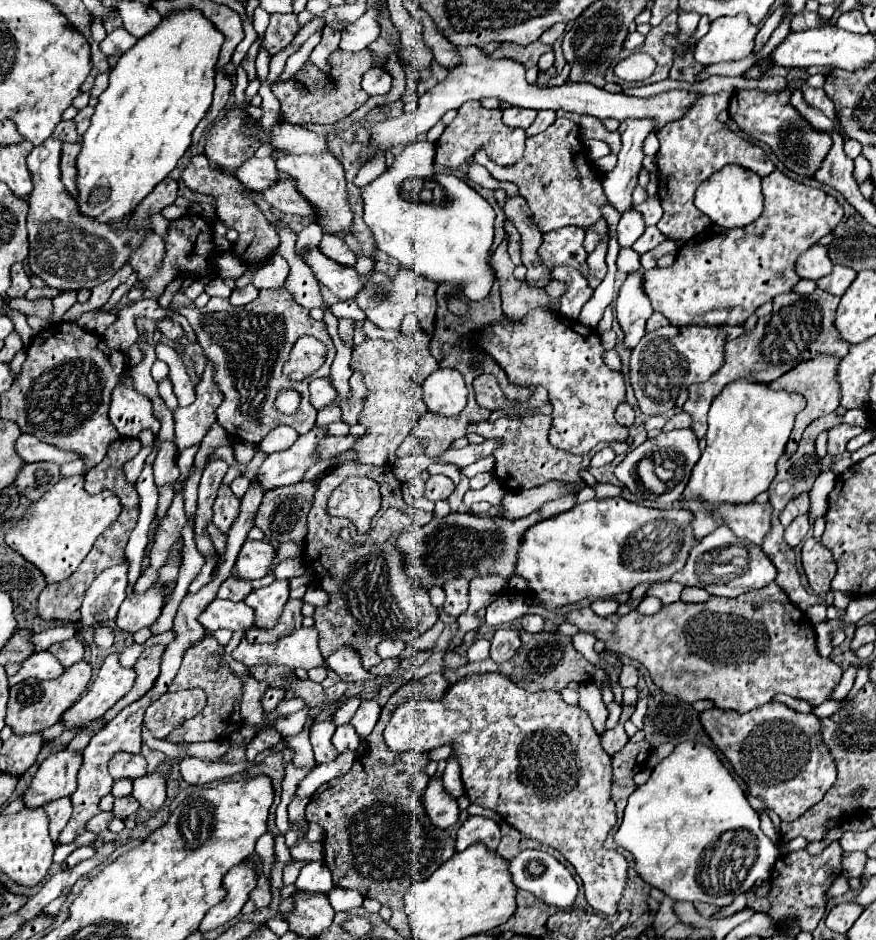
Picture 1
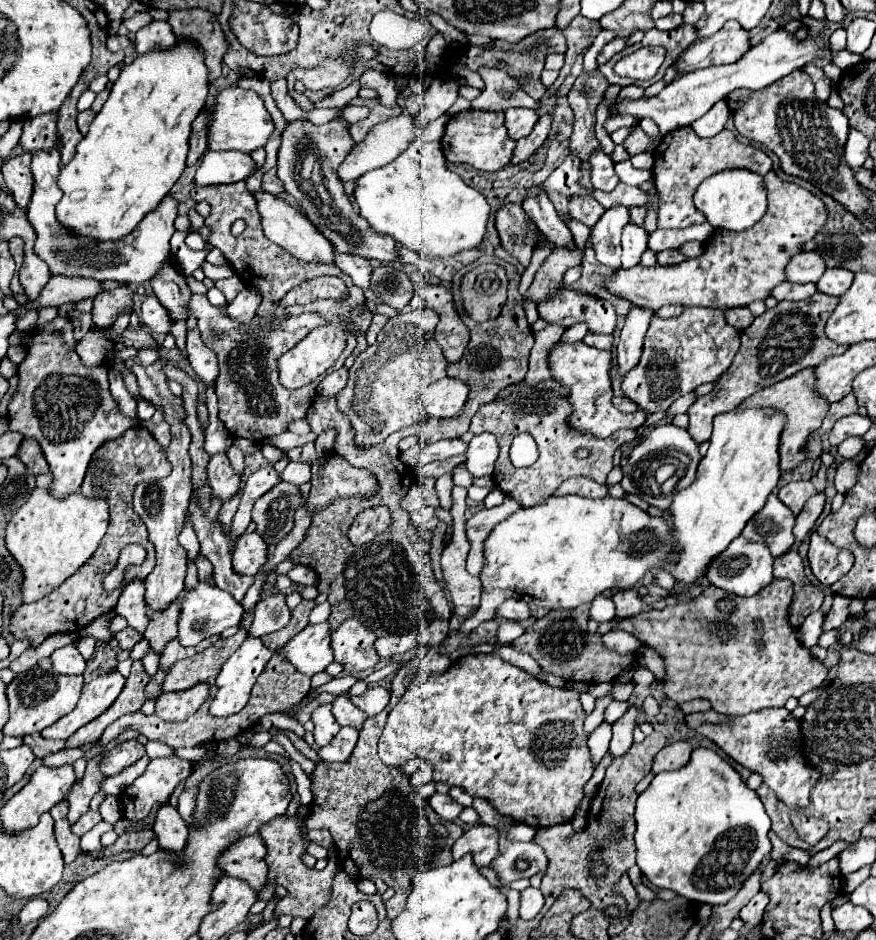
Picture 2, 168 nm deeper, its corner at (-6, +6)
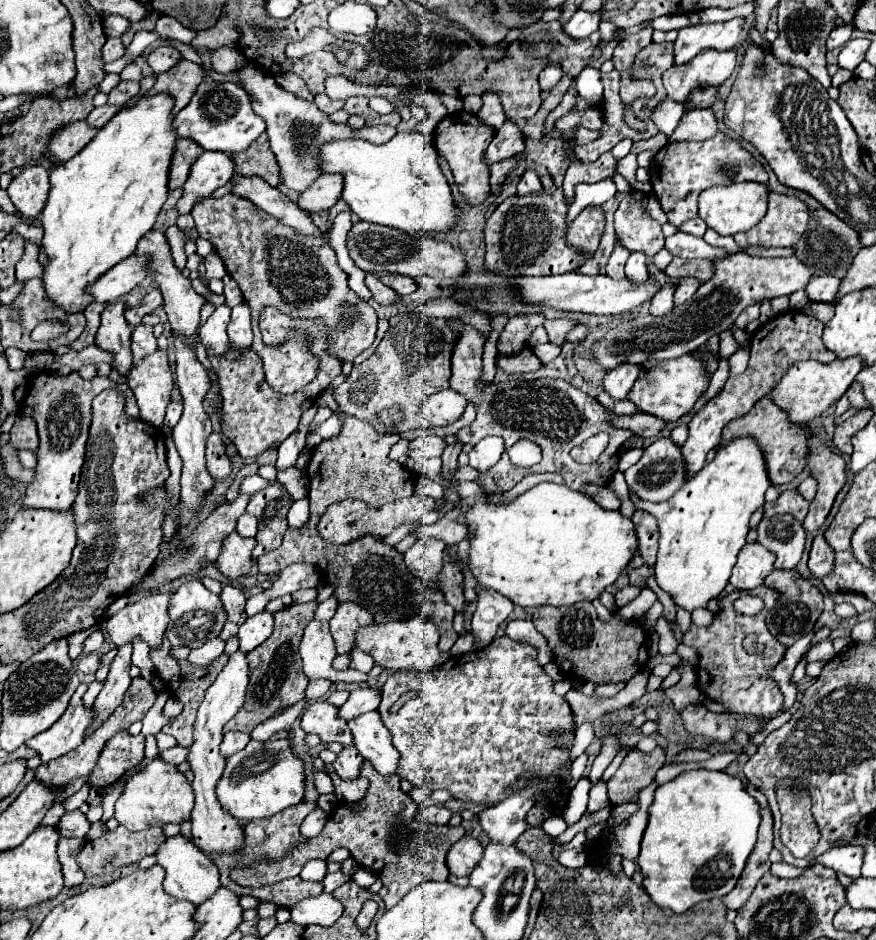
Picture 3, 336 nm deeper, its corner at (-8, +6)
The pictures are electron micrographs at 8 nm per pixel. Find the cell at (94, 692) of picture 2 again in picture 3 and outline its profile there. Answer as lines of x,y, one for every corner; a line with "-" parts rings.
79,684
61,720
57,720
57,724
53,724
53,728
47,732
41,732
33,740
25,742
27,748
37,752
43,764
49,764
51,760
75,750
83,742
85,728
93,722
93,710
85,708
81,702
83,694
83,684

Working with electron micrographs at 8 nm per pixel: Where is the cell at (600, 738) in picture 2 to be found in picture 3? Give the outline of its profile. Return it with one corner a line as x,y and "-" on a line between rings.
581,778
581,780
577,782
577,786
573,788
573,792
569,794
569,802
567,802
567,808
565,808
565,812
563,812
563,820
567,822
567,826
579,822
581,816
585,814
589,788
591,788
589,778

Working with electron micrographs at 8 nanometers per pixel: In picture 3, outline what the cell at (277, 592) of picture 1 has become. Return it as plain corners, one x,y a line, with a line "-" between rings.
261,612
257,616
247,618
237,632
239,650
249,654
253,648
263,644
271,636
271,632
273,632
273,614
271,612

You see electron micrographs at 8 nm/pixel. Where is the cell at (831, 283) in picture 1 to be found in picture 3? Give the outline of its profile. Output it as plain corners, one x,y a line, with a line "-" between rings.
813,276
805,286
805,294
811,302
831,302
837,294
839,278
833,276

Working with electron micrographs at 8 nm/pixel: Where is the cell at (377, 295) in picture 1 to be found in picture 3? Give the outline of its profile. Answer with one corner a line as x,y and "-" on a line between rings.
383,274
379,278
383,284
387,284
389,288
393,288
399,296
409,296
417,290
417,282
409,276
401,276
401,274

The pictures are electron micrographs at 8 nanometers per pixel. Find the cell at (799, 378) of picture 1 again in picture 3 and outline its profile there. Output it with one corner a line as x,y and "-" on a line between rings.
761,398
751,408
751,412
747,412
745,416
741,416
737,420
731,420
723,428
723,436
721,436
721,442
719,442
717,448
725,446
725,444
729,444
729,442
733,442
735,438
741,438
741,436
753,436
753,440
757,440
761,444
761,450
765,452
765,466
767,466
767,472
769,472
769,482
773,486
787,484
803,472
805,458
807,458
805,432
797,424
789,422
787,414
781,408
777,408
769,398

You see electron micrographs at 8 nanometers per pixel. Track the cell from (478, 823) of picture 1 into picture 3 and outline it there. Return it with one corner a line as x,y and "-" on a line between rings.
463,836
449,848
445,862
453,876
469,876
471,870
481,860
481,854
483,846
473,836

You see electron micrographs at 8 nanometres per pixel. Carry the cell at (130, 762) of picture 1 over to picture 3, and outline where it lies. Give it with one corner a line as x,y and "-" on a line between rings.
127,730
117,732
113,738
107,740
95,770
89,774
87,784
105,788
113,782
117,782
127,770
137,766
143,760
143,748
145,748
145,736
143,734
129,734

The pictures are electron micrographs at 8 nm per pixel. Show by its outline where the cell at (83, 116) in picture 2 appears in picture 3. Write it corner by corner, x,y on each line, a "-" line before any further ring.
101,106
101,108
93,108
93,112
87,116
87,122
95,128
103,128
115,114
119,112
119,106

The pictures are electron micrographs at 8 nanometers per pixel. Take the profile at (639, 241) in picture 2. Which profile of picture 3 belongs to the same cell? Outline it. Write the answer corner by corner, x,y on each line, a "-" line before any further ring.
633,252
627,260
625,274
633,284
643,284
649,278
649,272
645,268
645,256
641,252

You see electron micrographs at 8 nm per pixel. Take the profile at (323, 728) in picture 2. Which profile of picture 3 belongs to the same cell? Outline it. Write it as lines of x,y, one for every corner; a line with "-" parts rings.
315,700
301,716
301,728
307,734
317,734
323,744
339,742
343,746
353,744
353,736
349,726
337,718
339,708
329,704
327,700

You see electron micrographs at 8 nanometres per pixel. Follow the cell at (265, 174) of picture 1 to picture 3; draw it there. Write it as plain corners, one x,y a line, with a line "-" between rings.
203,152
189,170
183,196
177,202
179,214
189,214
195,198
209,196
213,190
227,184
233,174
233,160
225,152

